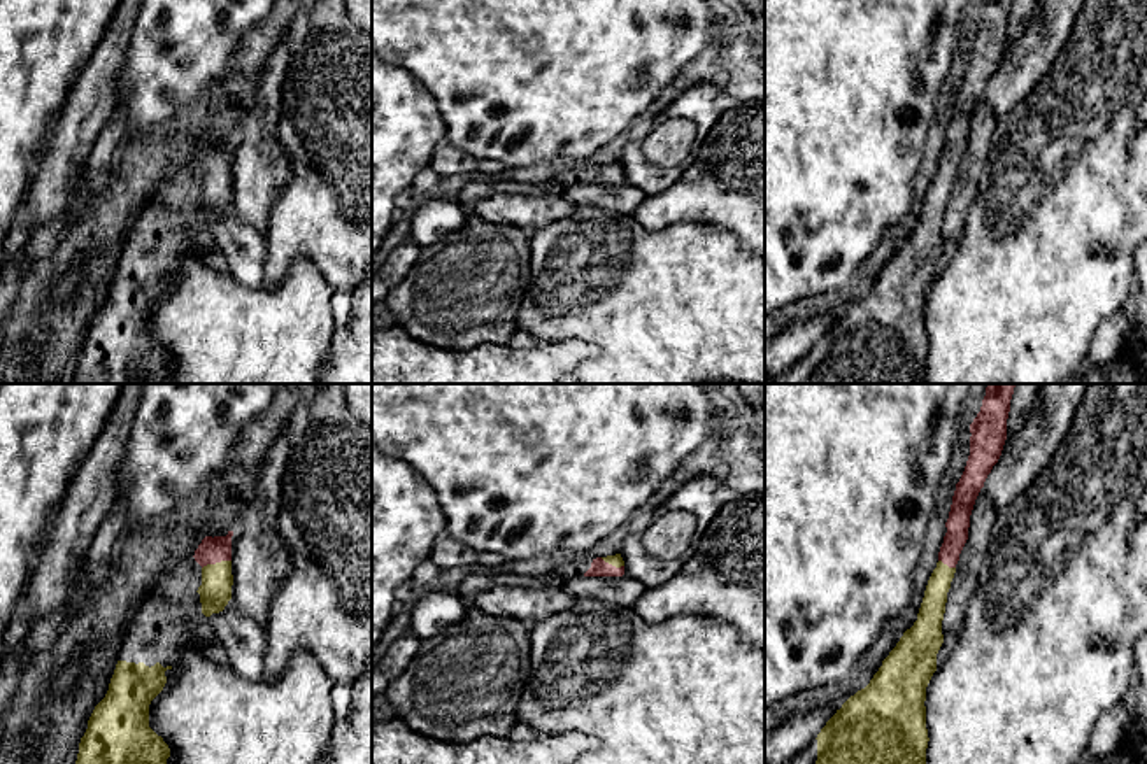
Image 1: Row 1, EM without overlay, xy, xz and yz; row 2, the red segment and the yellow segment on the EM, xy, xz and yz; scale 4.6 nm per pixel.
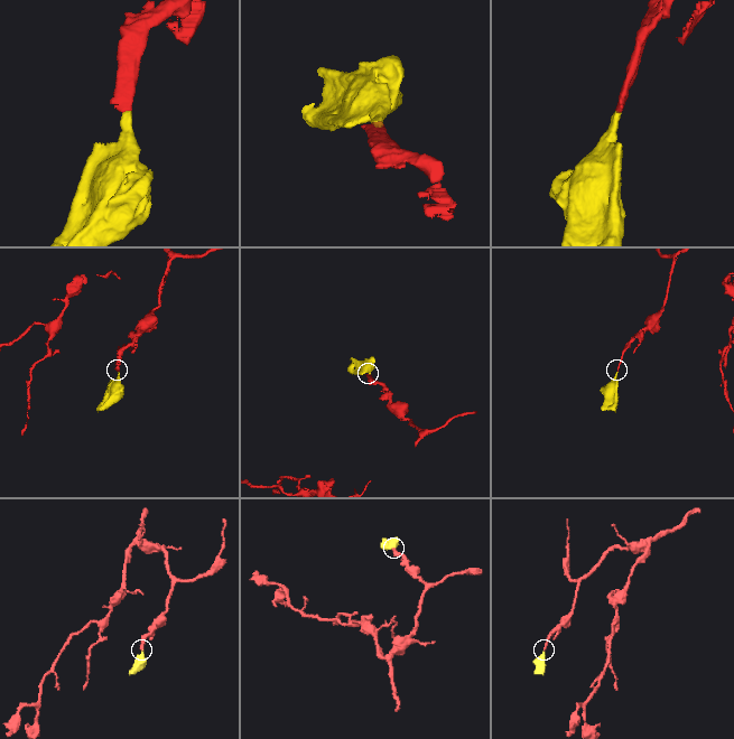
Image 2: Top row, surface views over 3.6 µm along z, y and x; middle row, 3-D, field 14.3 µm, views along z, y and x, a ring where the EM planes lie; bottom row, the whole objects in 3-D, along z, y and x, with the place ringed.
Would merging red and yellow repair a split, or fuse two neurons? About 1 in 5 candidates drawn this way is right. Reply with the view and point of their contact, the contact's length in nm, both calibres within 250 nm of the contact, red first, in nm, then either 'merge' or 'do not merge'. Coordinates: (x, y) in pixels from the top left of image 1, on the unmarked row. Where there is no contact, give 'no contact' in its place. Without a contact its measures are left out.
meets red in xy at (216, 169); contact 140 nm long; 120 nm thick on the red side, 140 nm on the other; merge

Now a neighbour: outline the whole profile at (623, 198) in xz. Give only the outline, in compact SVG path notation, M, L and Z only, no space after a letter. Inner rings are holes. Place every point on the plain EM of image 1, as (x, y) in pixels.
M577 184L565 187L561 193L574 205L595 205L609 209L624 216L633 214L633 210L647 196L638 187L623 184Z

